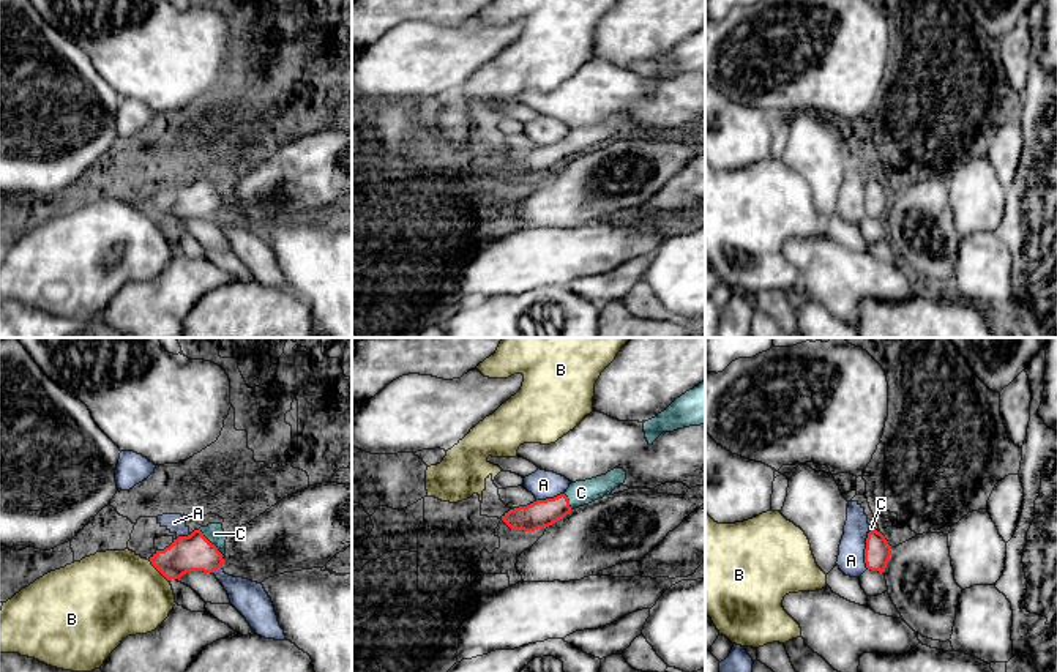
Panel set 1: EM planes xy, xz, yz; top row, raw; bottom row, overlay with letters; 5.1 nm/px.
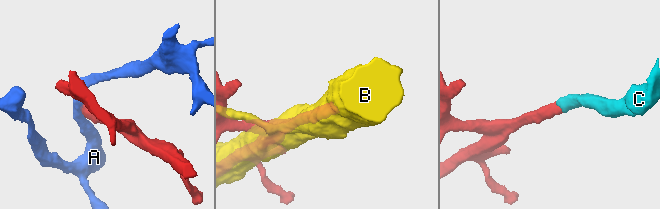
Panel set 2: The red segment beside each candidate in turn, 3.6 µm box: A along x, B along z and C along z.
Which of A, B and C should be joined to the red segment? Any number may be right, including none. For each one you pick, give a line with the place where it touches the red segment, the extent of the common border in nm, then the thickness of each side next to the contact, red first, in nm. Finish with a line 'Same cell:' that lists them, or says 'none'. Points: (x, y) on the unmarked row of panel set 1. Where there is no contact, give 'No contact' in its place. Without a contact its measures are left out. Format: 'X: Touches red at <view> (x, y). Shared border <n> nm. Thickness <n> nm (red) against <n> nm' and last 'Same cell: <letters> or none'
C: Touches red at xy (209, 188). Shared border 180 nm. Thickness 190 nm (red) against 90 nm
Same cell: C

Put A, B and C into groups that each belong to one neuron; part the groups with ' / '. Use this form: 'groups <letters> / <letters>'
groups A / B / C

